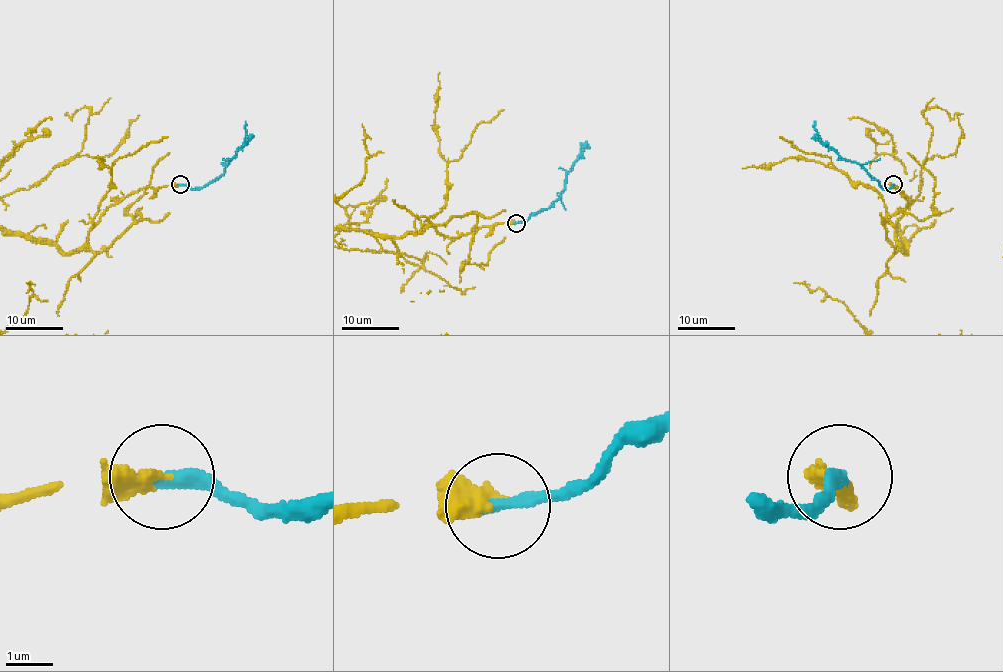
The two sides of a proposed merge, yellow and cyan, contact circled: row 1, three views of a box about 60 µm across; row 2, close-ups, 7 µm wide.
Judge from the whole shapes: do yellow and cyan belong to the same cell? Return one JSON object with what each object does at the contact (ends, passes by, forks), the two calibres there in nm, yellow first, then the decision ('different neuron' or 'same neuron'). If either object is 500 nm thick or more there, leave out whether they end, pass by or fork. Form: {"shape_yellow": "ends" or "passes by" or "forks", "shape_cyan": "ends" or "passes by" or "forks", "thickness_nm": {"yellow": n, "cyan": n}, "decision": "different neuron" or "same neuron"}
{"shape_yellow": "passes by", "shape_cyan": "ends", "thickness_nm": {"yellow": 260, "cyan": 340}, "decision": "same neuron"}

